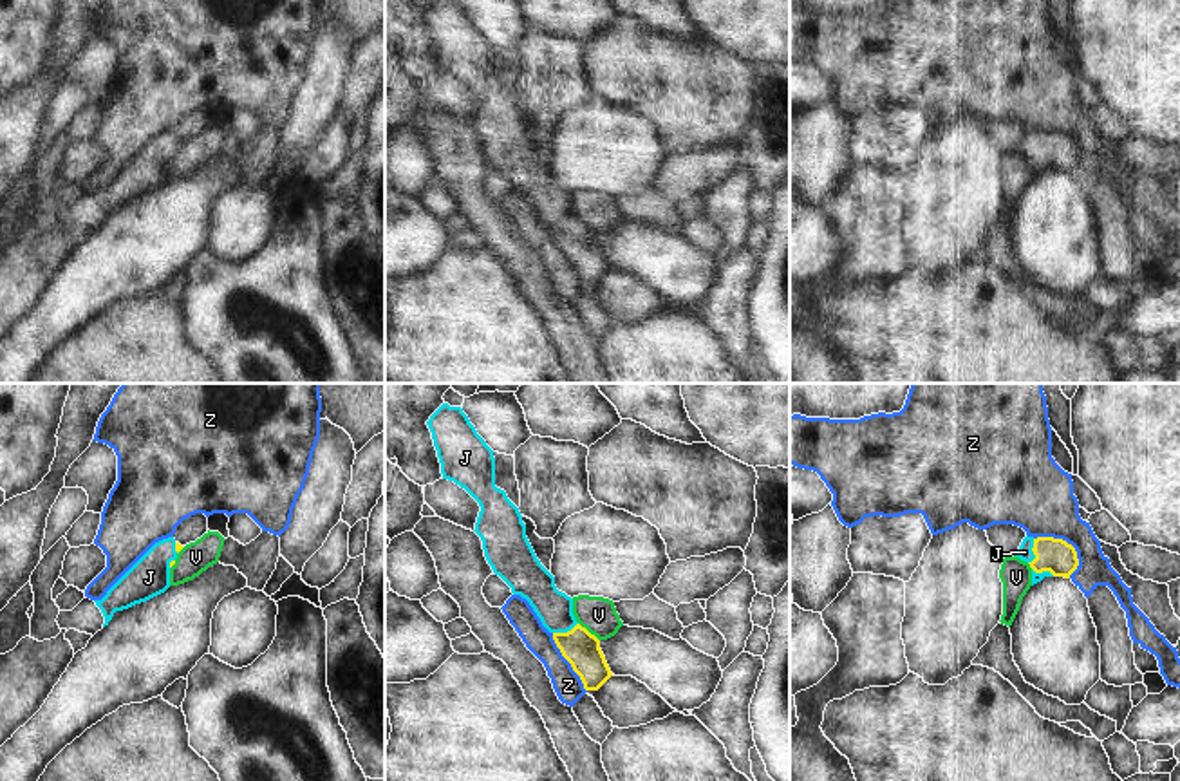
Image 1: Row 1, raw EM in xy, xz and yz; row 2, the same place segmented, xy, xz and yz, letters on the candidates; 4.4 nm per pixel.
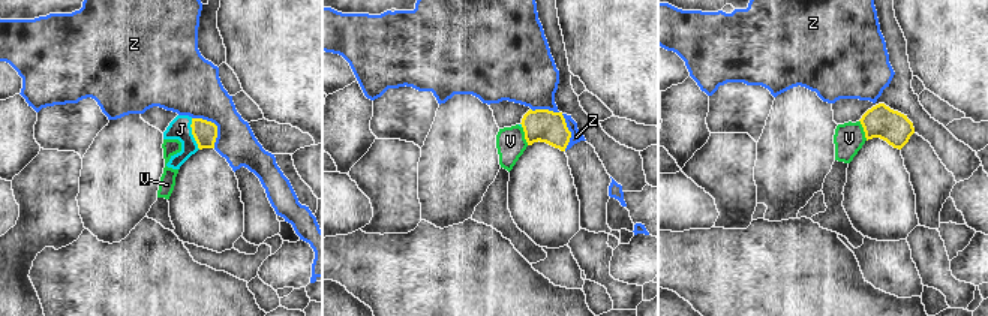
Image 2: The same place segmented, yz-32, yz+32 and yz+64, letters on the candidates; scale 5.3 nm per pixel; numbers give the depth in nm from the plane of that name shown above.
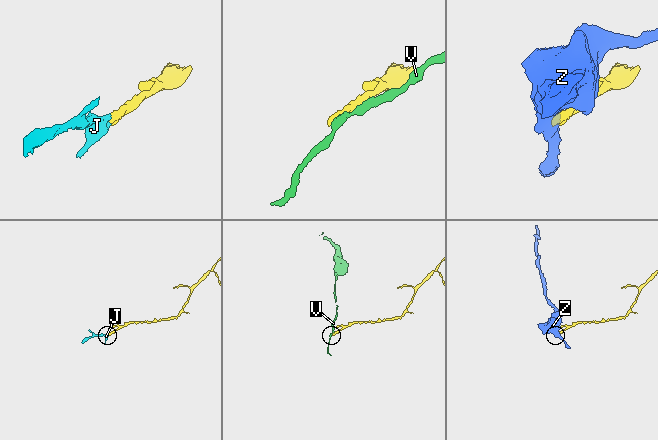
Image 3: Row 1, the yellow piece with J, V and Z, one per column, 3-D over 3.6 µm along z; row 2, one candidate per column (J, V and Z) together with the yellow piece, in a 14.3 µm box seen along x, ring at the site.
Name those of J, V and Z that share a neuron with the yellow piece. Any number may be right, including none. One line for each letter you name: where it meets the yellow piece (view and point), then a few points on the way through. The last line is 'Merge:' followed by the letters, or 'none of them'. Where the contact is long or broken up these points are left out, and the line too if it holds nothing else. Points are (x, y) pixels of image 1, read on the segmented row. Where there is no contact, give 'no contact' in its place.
J: yz (1032, 550) | across yz (1056, 555), (1032, 550), (1025, 552)
Merge: J

